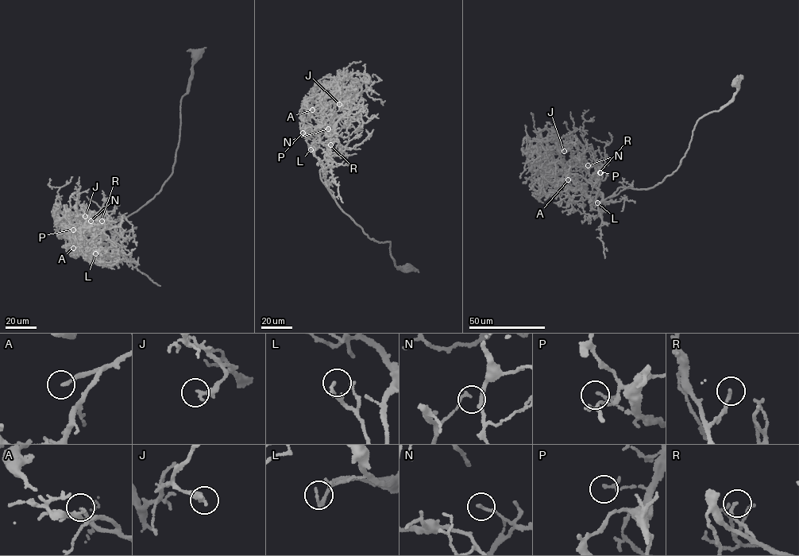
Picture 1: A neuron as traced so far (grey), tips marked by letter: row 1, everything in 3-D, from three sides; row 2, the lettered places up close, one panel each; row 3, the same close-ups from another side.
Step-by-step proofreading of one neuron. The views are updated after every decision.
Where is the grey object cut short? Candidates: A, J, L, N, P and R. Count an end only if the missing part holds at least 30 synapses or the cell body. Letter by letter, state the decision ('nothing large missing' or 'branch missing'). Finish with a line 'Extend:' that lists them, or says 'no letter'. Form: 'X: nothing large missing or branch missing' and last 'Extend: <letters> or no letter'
A: branch missing
J: nothing large missing
L: nothing large missing
N: nothing large missing
P: nothing large missing
R: nothing large missing
Extend: A

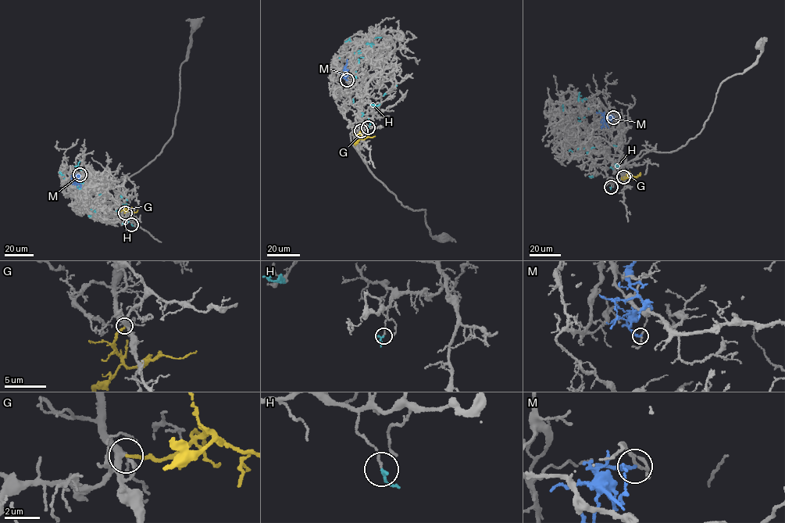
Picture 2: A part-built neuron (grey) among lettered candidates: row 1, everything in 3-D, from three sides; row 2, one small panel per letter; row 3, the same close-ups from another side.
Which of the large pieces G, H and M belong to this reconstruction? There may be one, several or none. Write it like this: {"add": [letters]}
{"add": ["G"]}

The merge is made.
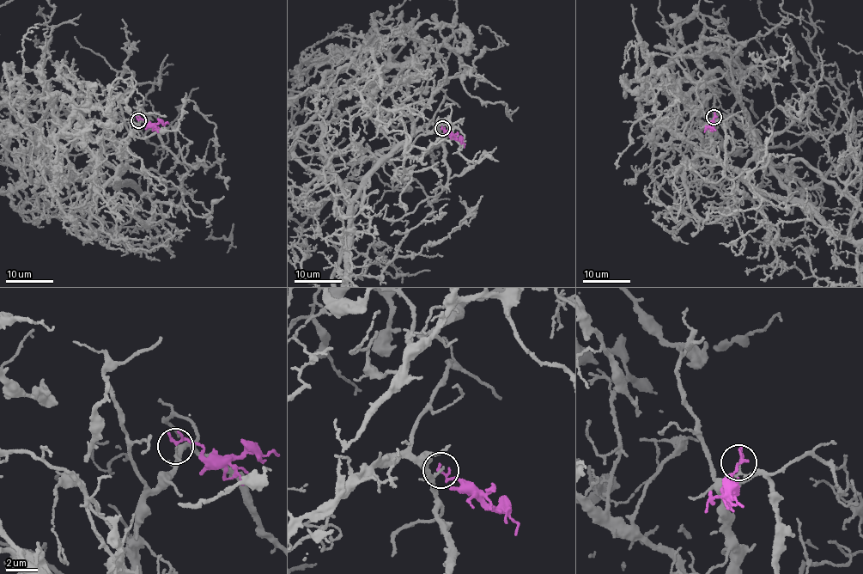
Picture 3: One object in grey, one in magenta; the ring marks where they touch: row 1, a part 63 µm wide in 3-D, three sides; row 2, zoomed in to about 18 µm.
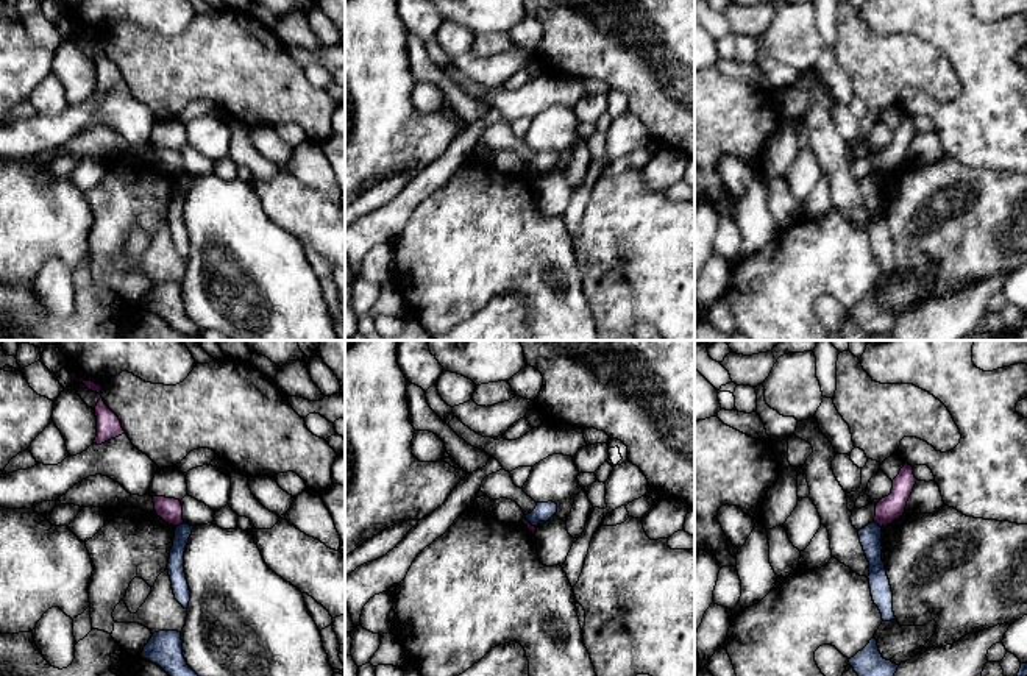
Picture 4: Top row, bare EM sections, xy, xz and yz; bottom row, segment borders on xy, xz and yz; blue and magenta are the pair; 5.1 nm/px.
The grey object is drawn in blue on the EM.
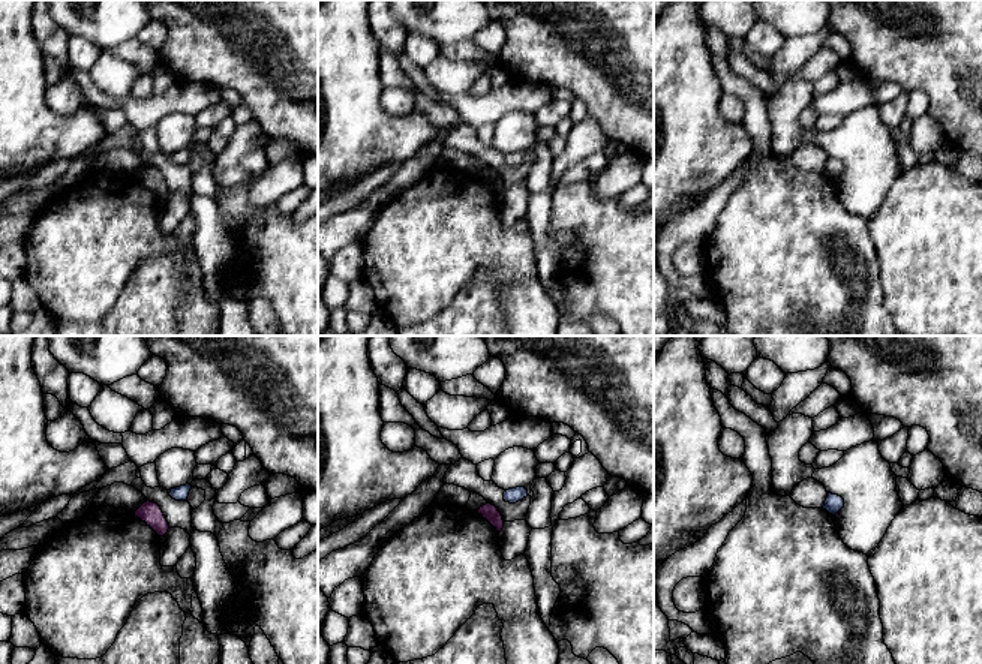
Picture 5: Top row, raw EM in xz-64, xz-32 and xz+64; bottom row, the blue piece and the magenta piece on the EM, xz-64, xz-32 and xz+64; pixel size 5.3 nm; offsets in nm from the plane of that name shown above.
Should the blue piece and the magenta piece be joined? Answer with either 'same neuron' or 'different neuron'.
different neuron

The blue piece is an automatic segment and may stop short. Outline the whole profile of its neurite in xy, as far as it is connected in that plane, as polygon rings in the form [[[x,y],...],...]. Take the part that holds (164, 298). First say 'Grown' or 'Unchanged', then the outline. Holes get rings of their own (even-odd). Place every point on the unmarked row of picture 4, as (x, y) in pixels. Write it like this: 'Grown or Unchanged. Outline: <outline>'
Unchanged. Outline: [[[178,281],[155,283],[144,297],[140,308],[161,317],[179,334],[200,337],[203,333],[183,306],[183,290]]]

